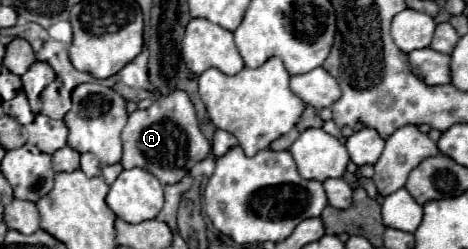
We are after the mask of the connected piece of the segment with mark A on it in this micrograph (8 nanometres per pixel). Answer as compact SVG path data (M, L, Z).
M174 91L166 97L158 97L148 109L136 109L122 131L122 167L140 167L150 171L162 185L178 183L198 161L210 153L210 143L202 135L196 119L196 111L190 97L184 91Z

